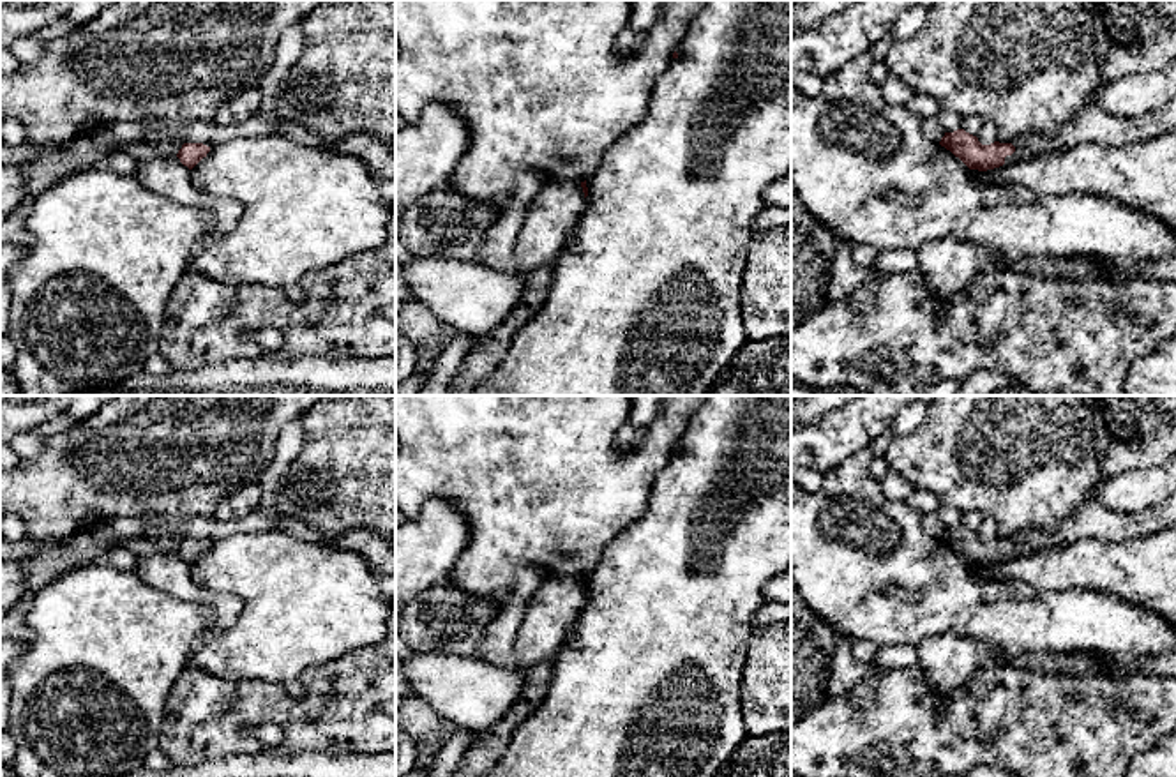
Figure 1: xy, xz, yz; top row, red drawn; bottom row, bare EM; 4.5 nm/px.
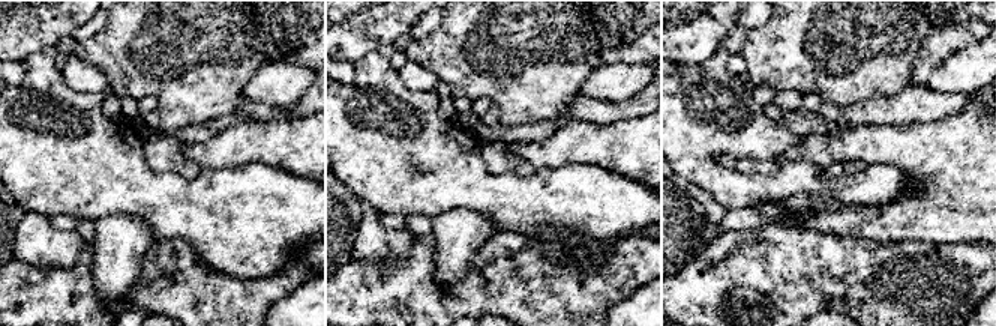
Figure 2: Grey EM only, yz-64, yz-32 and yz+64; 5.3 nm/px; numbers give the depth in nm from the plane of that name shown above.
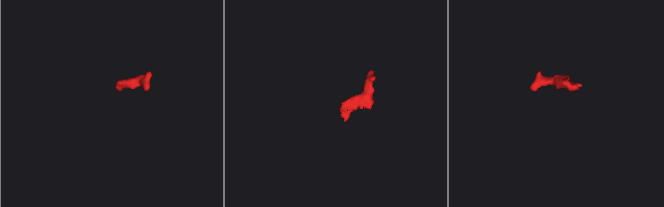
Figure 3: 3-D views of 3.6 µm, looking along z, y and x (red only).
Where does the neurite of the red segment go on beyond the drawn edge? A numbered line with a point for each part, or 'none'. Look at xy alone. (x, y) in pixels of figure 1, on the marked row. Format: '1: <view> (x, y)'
none

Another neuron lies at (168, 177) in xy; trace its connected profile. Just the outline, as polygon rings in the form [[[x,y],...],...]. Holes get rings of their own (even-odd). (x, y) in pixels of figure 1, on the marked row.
[[[177,155],[139,161],[136,180],[148,191],[161,194],[175,203],[208,210],[215,224],[226,210],[235,214],[235,224],[240,221],[244,207],[233,196],[215,196],[196,189],[191,182],[191,170]]]

